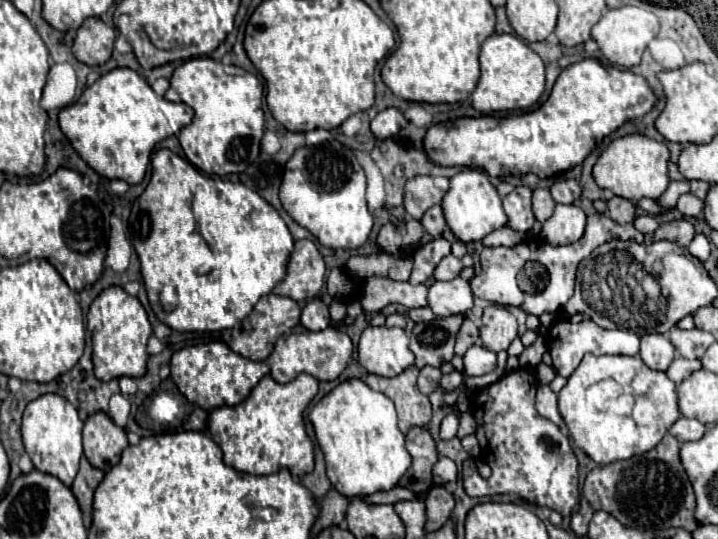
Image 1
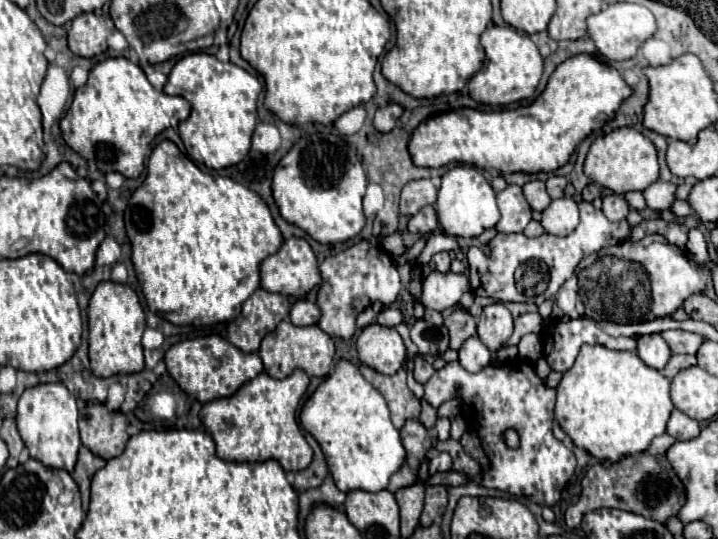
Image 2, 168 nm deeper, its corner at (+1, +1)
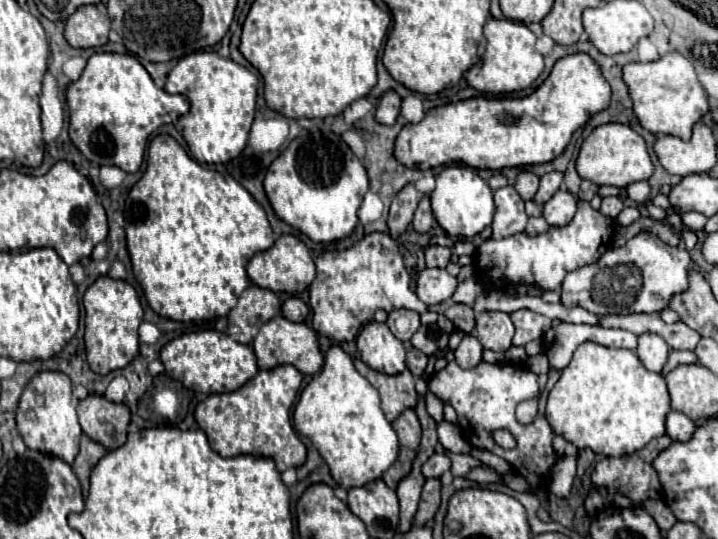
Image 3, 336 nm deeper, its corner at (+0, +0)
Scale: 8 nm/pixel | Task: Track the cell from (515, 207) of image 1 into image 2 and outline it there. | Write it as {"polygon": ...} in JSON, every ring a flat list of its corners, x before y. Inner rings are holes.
{"polygon":[[507,186,497,194,501,220,497,222,499,232,523,232,531,222,531,208,523,196,521,186]]}

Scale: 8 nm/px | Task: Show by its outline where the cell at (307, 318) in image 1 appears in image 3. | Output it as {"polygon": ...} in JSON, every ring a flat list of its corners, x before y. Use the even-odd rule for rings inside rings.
{"polygon":[[288,297,284,303,282,303,282,315,290,321,296,321,296,323,302,323,308,315,308,305,298,299,298,297]]}

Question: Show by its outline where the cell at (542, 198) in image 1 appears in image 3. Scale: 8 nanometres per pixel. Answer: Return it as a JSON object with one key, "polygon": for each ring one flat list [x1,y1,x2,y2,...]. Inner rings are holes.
{"polygon":[[522,171,522,173,518,173,518,177,514,179,514,189,518,191,518,195,520,195,524,201,528,201,528,199,534,199,536,189,538,189,538,183,540,183,540,179,538,179,534,173]]}

